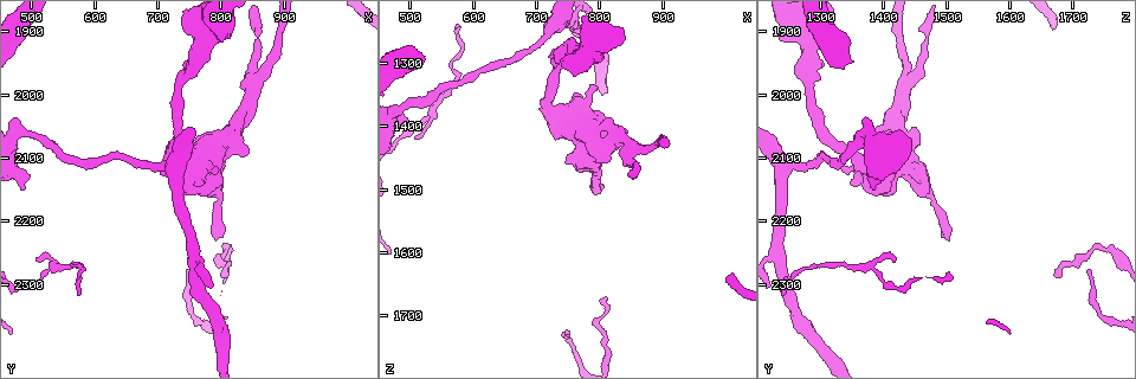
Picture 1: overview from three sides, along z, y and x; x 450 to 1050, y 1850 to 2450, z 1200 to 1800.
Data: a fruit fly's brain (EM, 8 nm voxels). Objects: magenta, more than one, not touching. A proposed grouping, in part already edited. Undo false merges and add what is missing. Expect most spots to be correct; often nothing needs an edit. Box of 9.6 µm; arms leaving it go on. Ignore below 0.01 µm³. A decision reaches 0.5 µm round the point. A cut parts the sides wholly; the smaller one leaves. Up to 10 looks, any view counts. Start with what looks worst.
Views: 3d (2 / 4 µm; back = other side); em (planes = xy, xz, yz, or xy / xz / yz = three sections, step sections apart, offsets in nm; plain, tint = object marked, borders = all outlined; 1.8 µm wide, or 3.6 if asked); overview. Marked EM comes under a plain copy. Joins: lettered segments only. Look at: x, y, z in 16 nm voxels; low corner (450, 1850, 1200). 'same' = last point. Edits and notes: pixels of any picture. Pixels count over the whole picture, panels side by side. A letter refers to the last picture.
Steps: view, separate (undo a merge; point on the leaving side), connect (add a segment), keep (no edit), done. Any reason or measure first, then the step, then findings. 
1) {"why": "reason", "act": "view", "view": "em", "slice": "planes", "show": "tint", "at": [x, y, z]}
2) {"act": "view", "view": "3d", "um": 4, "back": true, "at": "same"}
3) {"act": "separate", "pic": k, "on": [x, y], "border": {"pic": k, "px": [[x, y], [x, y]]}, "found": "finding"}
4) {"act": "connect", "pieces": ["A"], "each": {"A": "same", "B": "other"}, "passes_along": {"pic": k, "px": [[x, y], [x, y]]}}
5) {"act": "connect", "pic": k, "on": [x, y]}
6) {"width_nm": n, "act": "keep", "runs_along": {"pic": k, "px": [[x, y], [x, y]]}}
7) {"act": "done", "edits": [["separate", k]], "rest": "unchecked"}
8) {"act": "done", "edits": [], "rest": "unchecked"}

{"why": "free end", "act": "view", "view": "3d", "um": 2, "at": [795, 2230, 1505]}

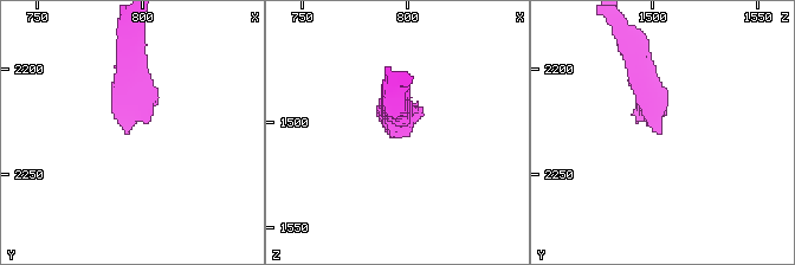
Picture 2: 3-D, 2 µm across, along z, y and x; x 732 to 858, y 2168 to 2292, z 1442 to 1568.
{"why": "now the EM", "act": "view", "view": "em", "slice": "yz", "step": 8, "show": "borders", "at": [794, 2229, 1505]}

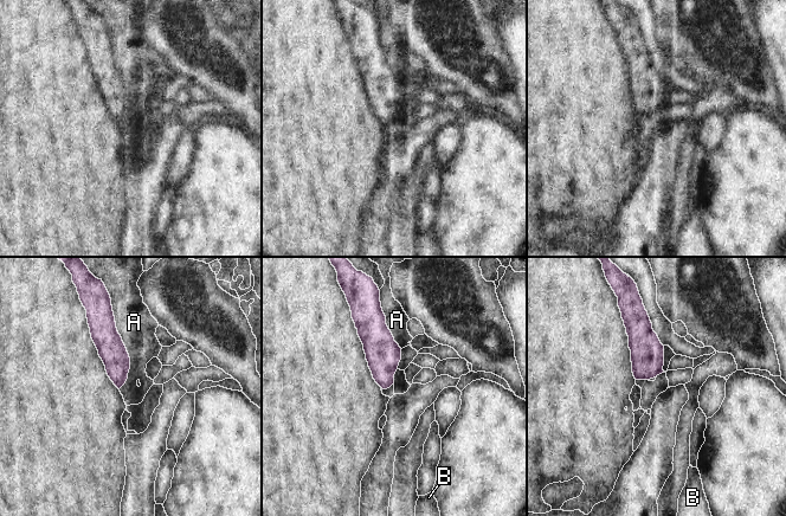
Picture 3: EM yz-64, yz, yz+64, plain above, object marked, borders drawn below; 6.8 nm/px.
{"longest_contact_nm": ["A", 550], "act": "keep", "each": {"A": "other", "B": "other"}, "border": {"pic": 3, "px": [[111, 310], [129, 358], [120, 388]]}, "found": "no lettered segment goes on from it"}

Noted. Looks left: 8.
{"why": "sharp bend", "act": "view", "view": "3d", "um": 4, "at": [775, 2090, 1405]}

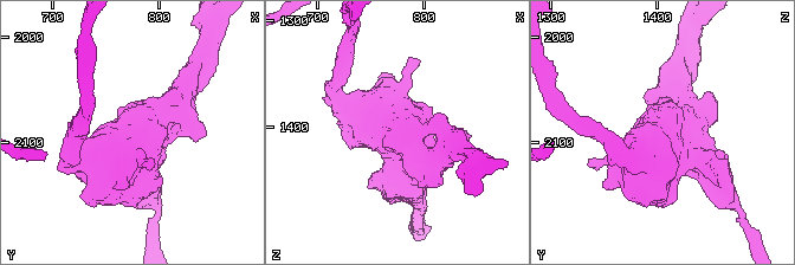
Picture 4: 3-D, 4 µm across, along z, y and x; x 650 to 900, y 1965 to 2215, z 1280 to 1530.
{"why": "shape alone is not enough", "act": "view", "view": "em", "um": 3.6, "slice": "xz", "step": 16, "show": "borders", "at": [774, 2096, 1402]}

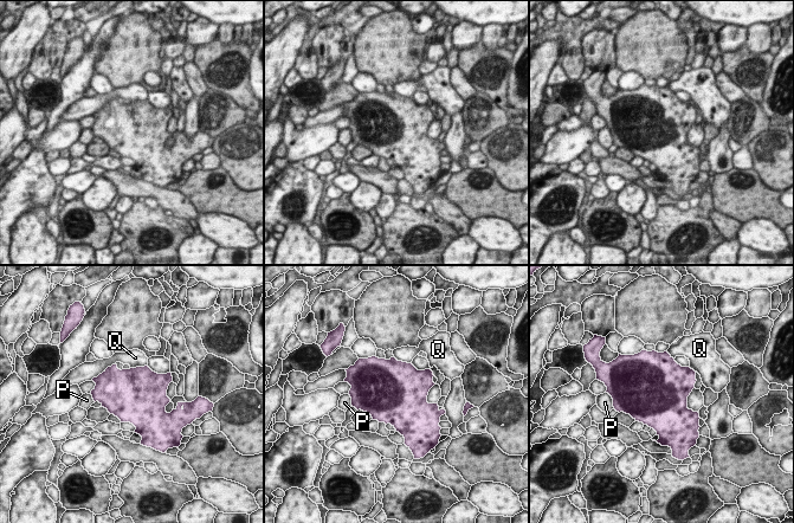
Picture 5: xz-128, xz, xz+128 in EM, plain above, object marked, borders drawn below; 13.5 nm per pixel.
{"act": "keep", "each": {"P": "other", "Q": "other"}, "border": {"pic": 5, "px": [[394, 357], [411, 362]]}, "found": "one neuron here"}

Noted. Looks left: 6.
{"why": "tapers out", "act": "view", "view": "em", "slice": "planes", "show": "borders", "at": [810, 2290, 1670]}

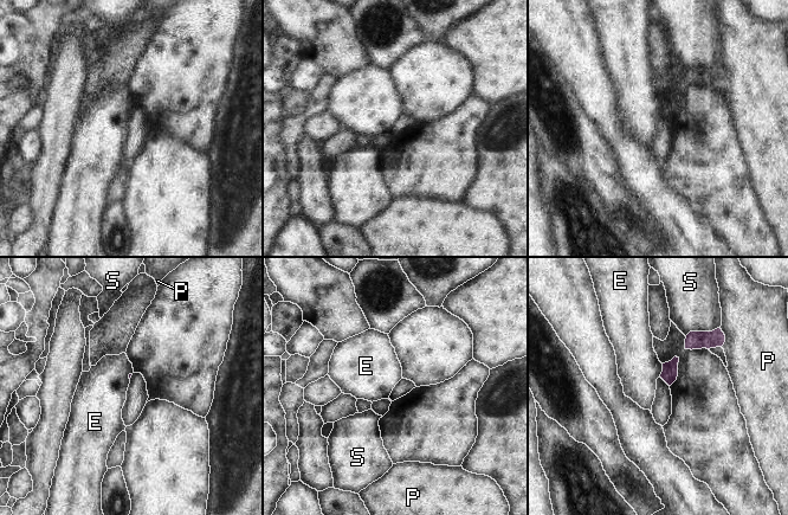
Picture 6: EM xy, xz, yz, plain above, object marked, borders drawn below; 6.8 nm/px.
{"longest_contact_nm": ["S", 220], "act": "keep", "each": {"E": "other", "P": "other", "S": "other"}, "border": {"pic": 6, "px": [[663, 364], [663, 371], [659, 375]]}, "found": "no lettered segment goes on from it"}

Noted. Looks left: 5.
{"why": "narrows sharply", "act": "view", "view": "em", "slice": "planes", "show": "borders", "at": [860, 1910, 1470]}

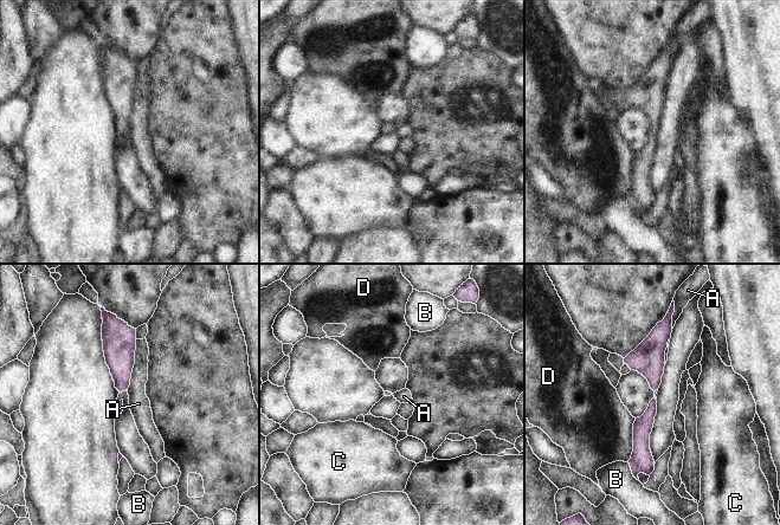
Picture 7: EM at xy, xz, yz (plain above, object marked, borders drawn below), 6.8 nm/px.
{"width_nm": 30, "act": "keep", "each": {"A": "other", "B": "other", "C": "other", "D": "other"}, "border": {"pic": 7, "px": [[136, 339], [135, 363], [127, 390]]}, "found": "one neuron here"}

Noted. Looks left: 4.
{"act": "done", "edits": [], "rest": "unchecked"}

